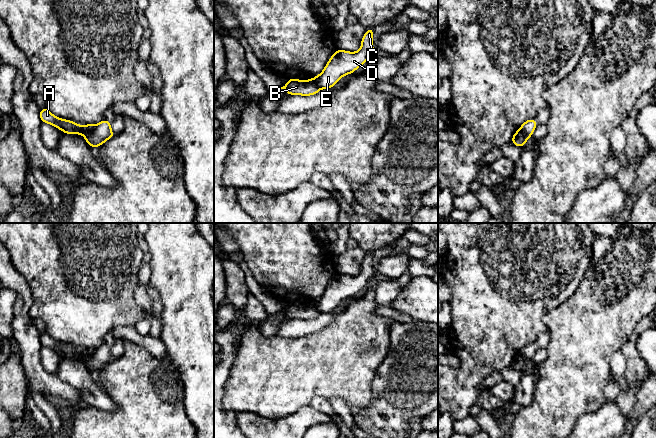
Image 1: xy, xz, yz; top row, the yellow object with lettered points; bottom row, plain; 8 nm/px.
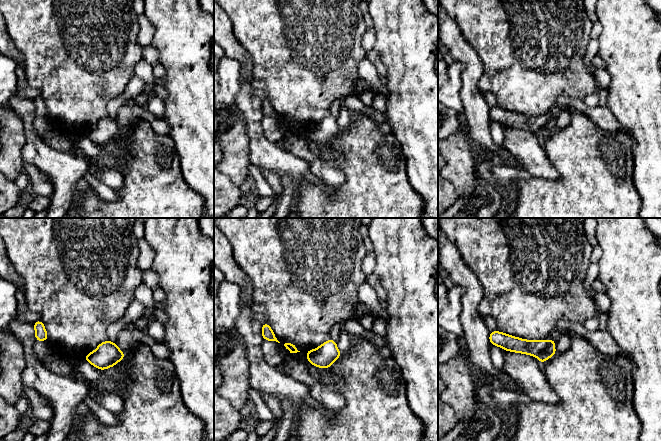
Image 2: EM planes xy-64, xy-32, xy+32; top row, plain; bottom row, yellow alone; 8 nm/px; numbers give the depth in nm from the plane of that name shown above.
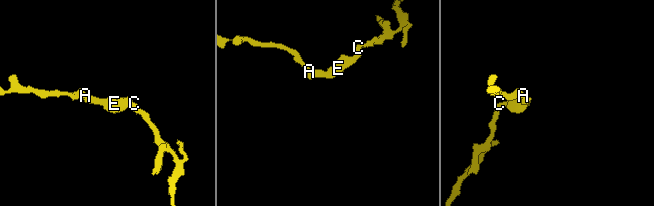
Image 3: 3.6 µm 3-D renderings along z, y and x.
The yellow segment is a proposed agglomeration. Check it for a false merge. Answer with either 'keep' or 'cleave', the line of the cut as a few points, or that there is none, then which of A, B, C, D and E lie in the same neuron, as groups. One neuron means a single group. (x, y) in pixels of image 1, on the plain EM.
cleave; cut in xy along (96, 349), (84, 360); A B / C D E

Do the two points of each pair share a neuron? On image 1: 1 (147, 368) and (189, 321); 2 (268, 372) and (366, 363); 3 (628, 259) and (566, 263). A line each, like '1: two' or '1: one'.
1: two
2: one
3: two

